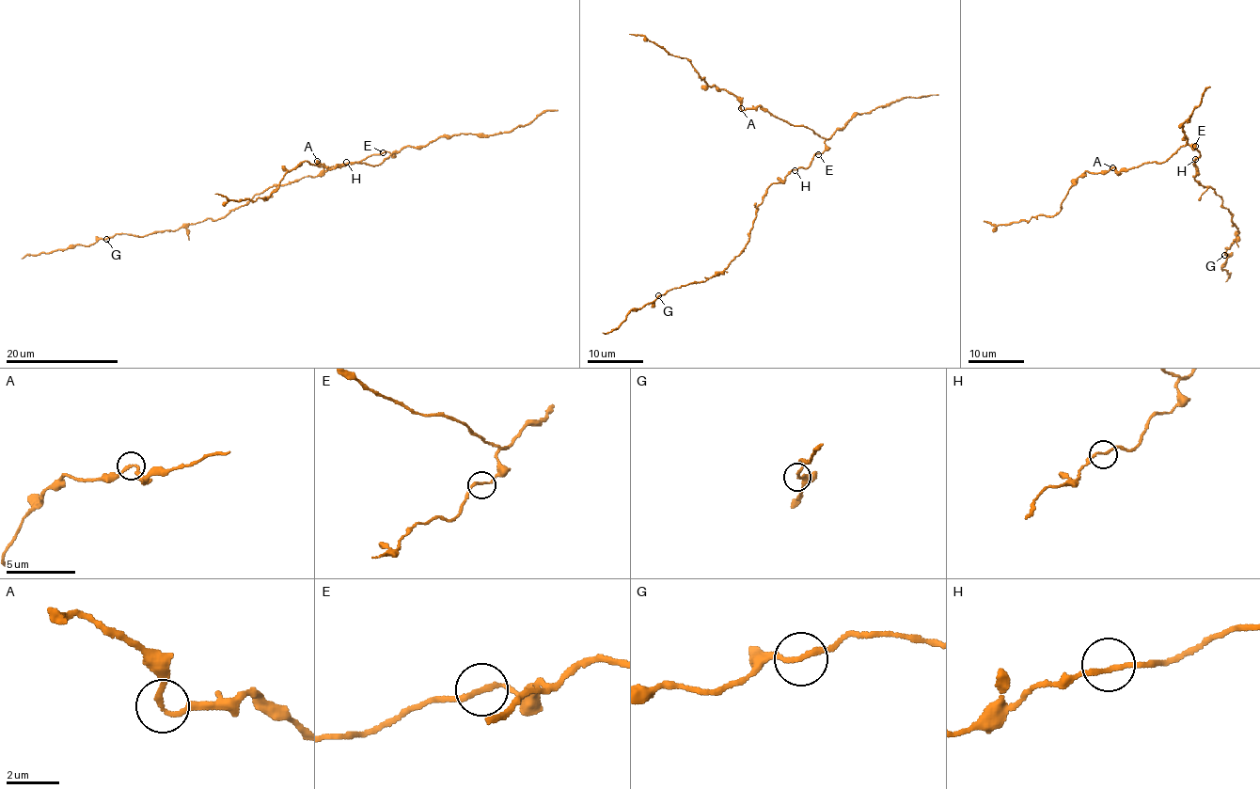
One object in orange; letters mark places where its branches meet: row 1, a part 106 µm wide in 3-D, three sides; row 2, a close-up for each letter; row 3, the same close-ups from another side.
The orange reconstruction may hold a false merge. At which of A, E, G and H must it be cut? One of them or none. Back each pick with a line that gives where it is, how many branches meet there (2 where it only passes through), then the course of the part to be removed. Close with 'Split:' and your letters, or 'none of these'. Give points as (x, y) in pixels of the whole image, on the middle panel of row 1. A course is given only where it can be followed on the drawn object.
Split: none of these

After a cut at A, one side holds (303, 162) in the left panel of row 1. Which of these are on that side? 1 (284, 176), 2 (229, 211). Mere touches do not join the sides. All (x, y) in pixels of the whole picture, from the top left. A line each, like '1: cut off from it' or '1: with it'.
1: with it
2: cut off from it

